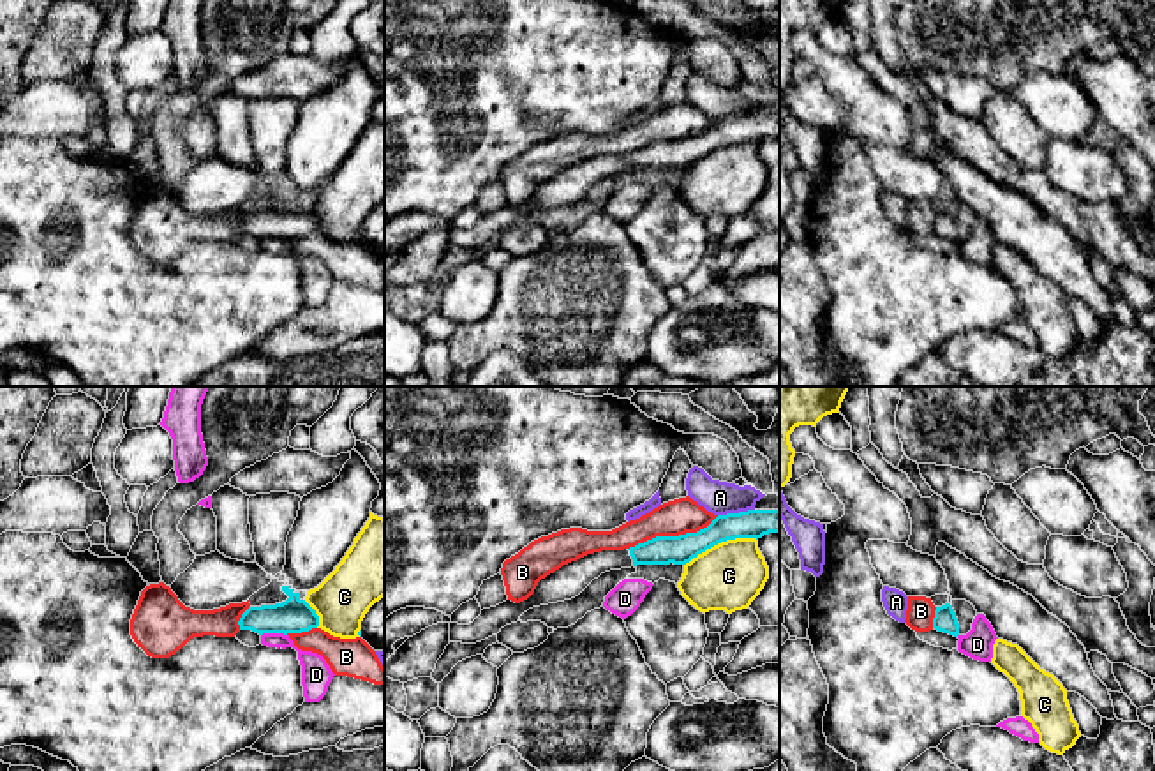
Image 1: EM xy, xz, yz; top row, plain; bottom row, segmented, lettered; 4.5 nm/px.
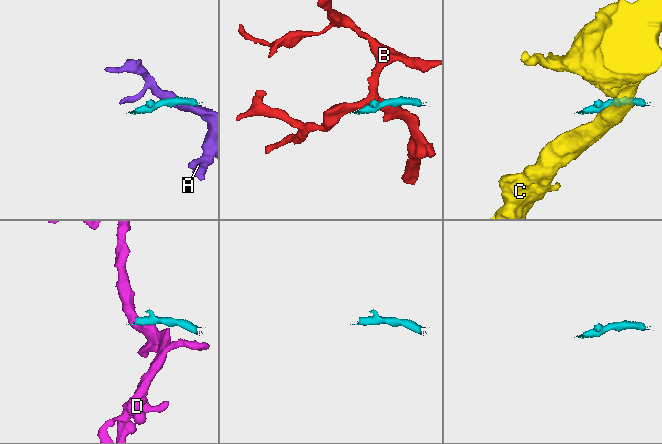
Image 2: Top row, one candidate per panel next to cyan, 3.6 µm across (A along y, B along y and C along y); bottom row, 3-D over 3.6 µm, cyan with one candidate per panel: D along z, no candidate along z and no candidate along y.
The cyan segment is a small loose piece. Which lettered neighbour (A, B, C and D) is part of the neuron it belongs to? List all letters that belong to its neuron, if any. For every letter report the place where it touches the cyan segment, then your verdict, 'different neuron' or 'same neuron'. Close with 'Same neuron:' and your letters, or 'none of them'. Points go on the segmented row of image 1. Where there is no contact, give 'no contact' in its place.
A: xz (736, 514) | different neuron
B: xz (672, 537) | different neuron
C: xz (720, 542) | different neuron
D: xy (274, 632) | different neuron
Same neuron: none of them

